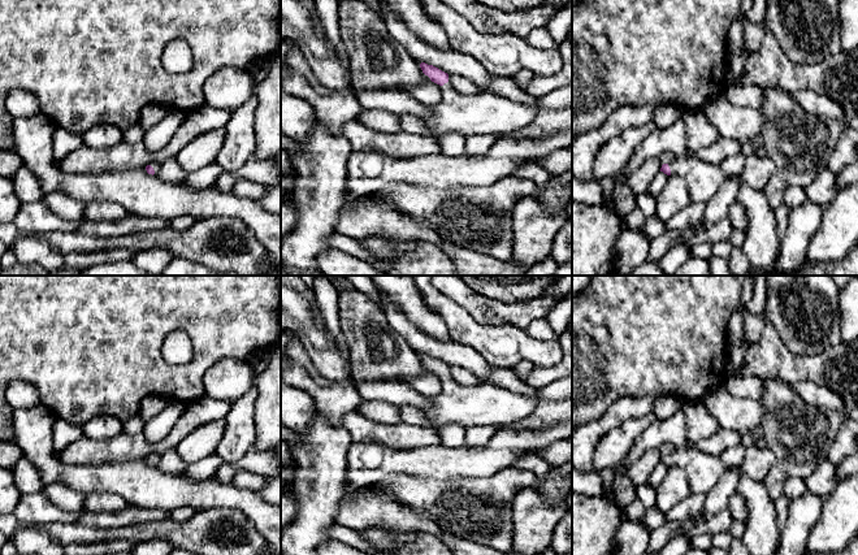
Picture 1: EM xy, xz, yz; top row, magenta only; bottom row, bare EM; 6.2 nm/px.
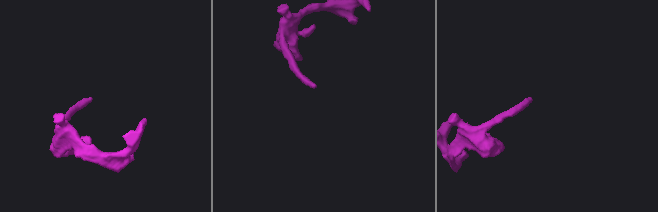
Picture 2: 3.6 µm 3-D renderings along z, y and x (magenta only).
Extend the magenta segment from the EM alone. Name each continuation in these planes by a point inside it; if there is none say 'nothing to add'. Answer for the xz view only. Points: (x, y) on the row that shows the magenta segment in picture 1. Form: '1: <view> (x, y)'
1: xz (485, 112)

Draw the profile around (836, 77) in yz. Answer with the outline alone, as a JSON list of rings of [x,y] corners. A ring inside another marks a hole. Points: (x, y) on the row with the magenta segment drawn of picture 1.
[[[766,31],[757,52],[746,56],[745,74],[734,86],[780,87],[794,92],[811,90],[836,101],[846,118],[858,117],[858,47],[828,56],[818,65],[800,65]]]

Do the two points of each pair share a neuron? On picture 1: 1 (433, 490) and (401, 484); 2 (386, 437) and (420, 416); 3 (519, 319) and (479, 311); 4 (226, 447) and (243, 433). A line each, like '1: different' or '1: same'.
1: same
2: different
3: same
4: same

